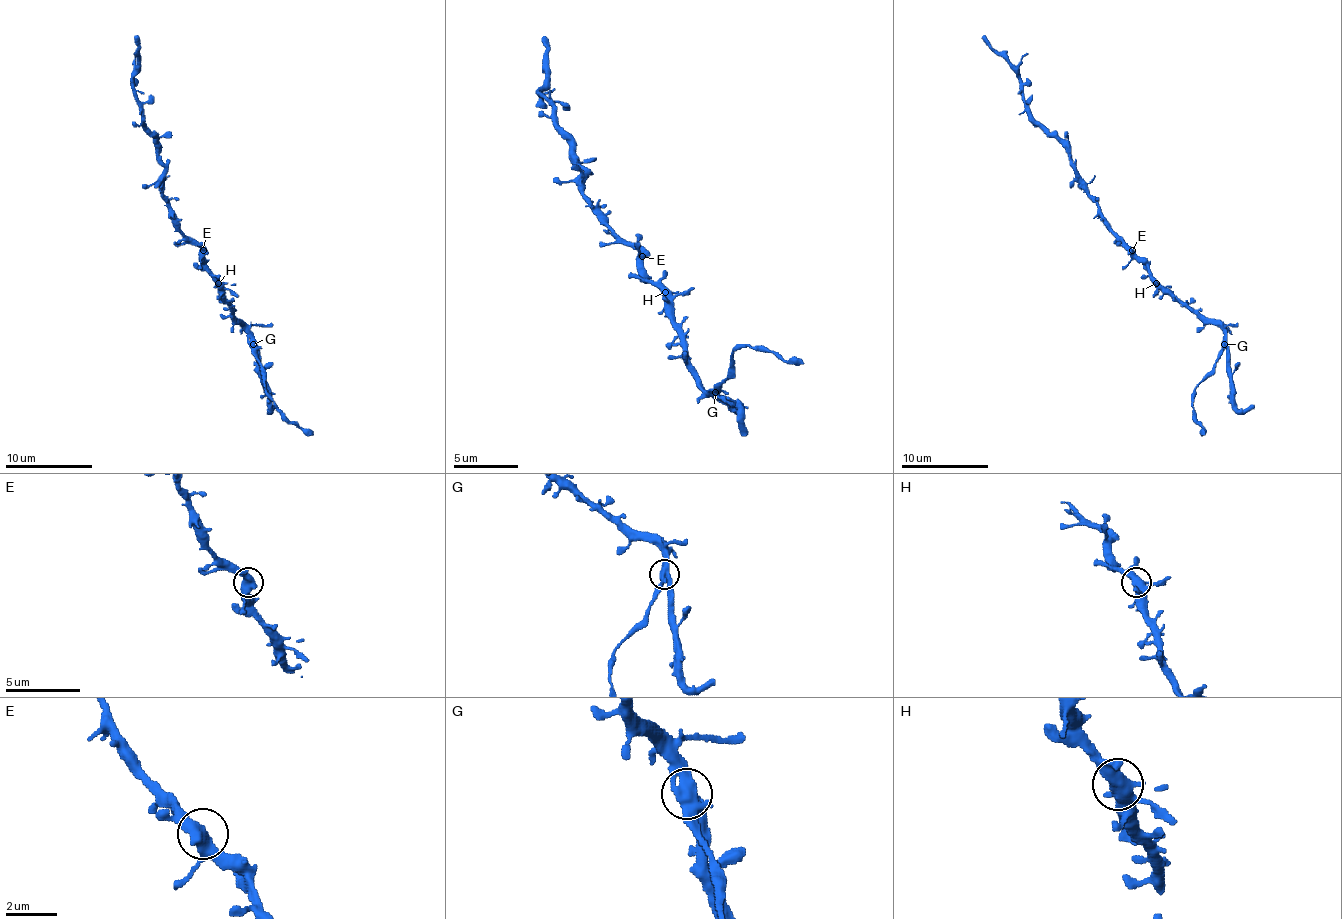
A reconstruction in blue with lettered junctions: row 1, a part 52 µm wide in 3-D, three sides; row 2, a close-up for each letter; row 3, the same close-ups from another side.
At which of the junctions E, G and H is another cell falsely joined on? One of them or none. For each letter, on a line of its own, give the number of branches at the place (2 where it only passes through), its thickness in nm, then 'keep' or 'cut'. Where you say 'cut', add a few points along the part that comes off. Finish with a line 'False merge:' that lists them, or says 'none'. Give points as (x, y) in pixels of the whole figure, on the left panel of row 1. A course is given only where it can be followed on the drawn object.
E: 3 | 440 nm | keep
G: 3 | 440 nm | cut | (253, 344), (268, 399), (286, 416), (312, 434)
H: 3 | 440 nm | keep
False merge: G

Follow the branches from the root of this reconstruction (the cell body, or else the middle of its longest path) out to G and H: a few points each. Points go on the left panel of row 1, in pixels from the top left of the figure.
G: (201, 248), (201, 259), (218, 281), (220, 294), (253, 344)
H: (201, 248), (201, 259), (218, 283)

